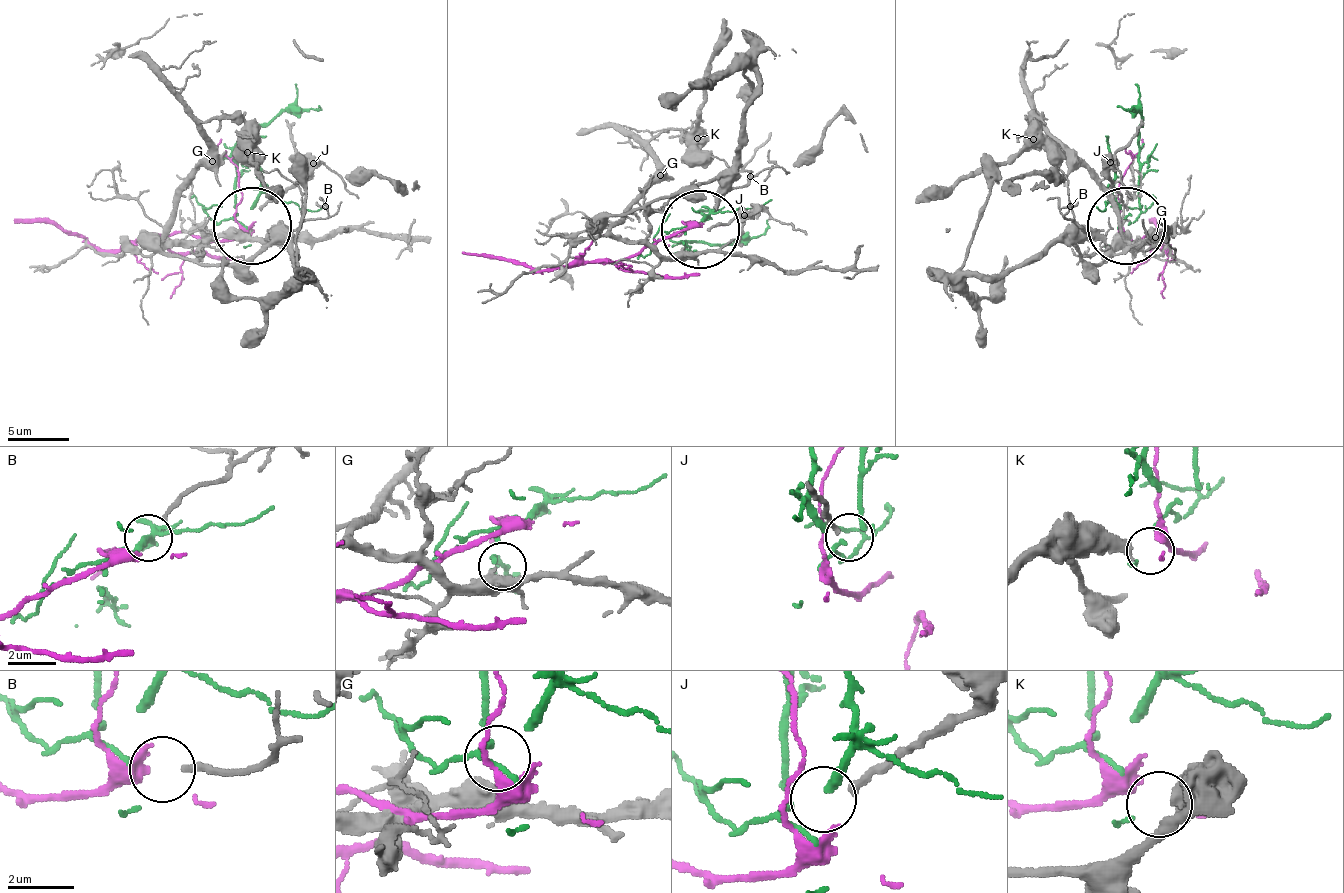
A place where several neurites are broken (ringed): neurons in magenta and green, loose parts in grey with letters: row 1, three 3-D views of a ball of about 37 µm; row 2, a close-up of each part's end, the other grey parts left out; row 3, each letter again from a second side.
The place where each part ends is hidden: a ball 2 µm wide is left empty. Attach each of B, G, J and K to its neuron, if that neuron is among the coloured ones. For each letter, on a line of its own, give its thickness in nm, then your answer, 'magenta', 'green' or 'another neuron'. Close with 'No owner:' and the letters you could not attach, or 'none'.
B: 200 nm thick; magenta
G: 550 nm thick; green
J: 220 nm thick; another neuron
K: 400 nm thick; another neuron
No owner: J, K

